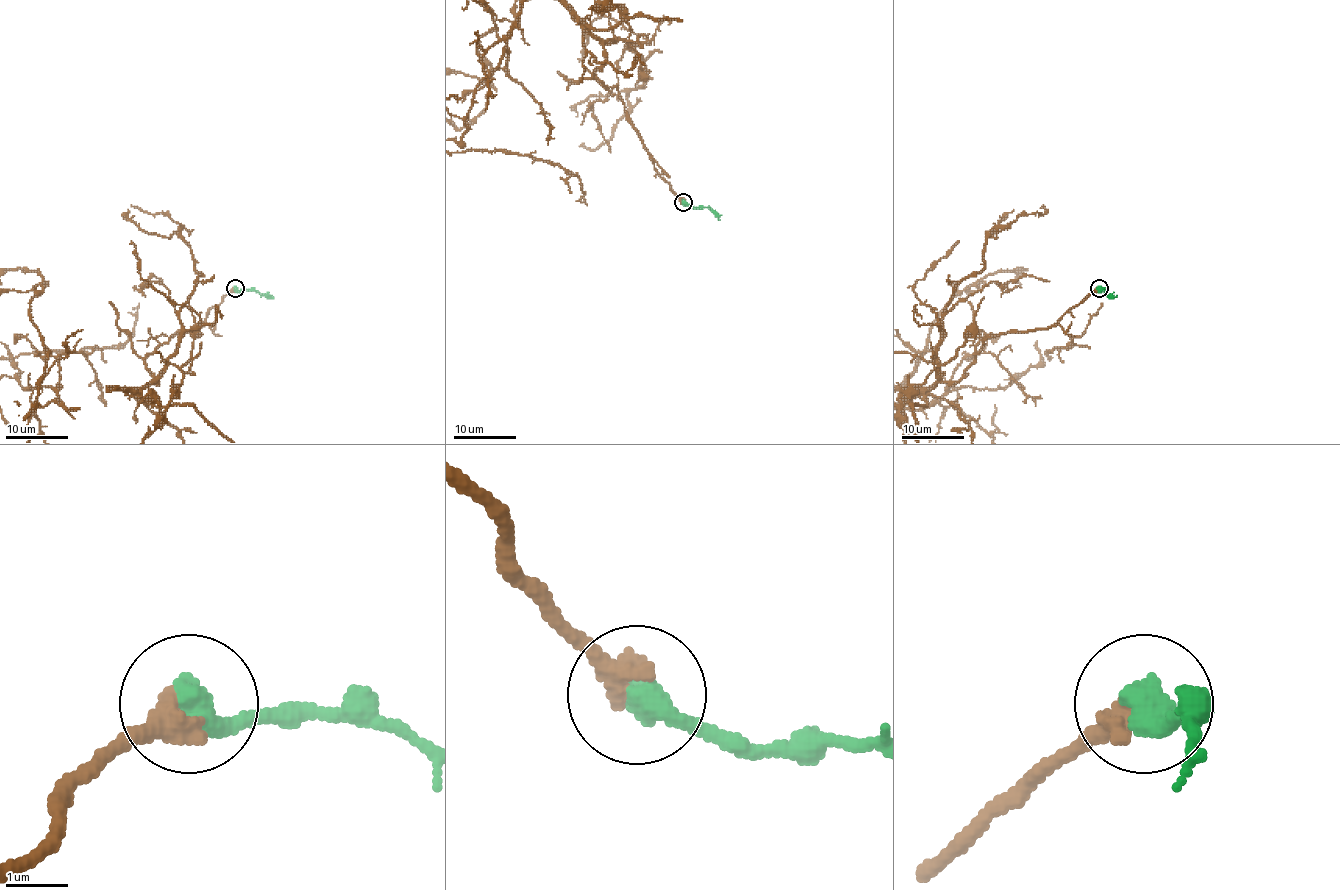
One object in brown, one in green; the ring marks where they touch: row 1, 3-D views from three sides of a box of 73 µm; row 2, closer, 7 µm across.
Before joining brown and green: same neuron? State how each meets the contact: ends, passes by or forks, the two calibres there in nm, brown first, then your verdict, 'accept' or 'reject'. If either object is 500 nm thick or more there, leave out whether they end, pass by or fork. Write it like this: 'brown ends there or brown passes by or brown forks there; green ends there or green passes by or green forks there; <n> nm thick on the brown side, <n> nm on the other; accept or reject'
460 nm thick on the brown side, 550 nm on the other; accept

